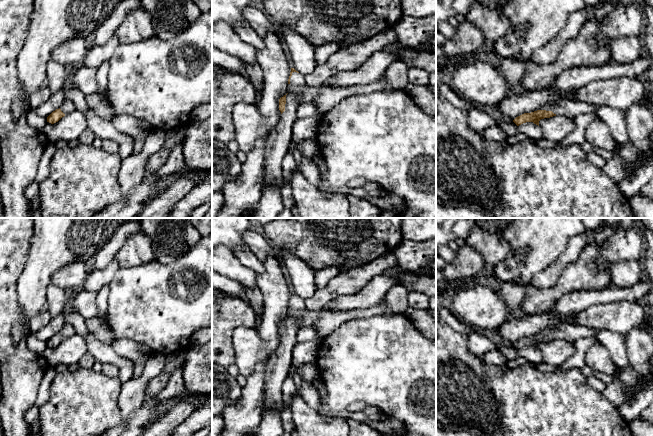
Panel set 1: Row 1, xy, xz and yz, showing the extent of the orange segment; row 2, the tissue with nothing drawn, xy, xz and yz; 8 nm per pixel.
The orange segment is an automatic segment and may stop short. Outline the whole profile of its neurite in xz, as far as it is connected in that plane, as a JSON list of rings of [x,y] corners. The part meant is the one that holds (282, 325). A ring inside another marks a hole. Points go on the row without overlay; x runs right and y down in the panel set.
[[[288,317],[279,323],[280,344],[274,354],[269,355],[266,364],[264,396],[276,407],[282,406],[281,388],[288,376],[293,357],[293,348],[297,344],[298,326],[294,318]]]

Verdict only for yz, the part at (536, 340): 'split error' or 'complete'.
split error

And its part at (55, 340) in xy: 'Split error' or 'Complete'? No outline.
Split error

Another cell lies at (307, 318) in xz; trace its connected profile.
[[[333,301],[329,302],[321,311],[306,310],[304,312],[289,310],[288,317],[297,321],[298,331],[305,327],[312,327],[319,319],[322,311],[331,312],[334,307]]]

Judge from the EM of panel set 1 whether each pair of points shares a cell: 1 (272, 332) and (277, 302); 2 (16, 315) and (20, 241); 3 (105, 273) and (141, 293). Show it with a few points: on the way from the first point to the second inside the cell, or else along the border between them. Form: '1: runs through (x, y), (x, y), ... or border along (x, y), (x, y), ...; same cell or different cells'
1: runs through (272, 325), (272, 315), (276, 309); same cell
2: runs through (10, 297), (10, 259); same cell
3: border along (120, 267), (108, 285); different cells

